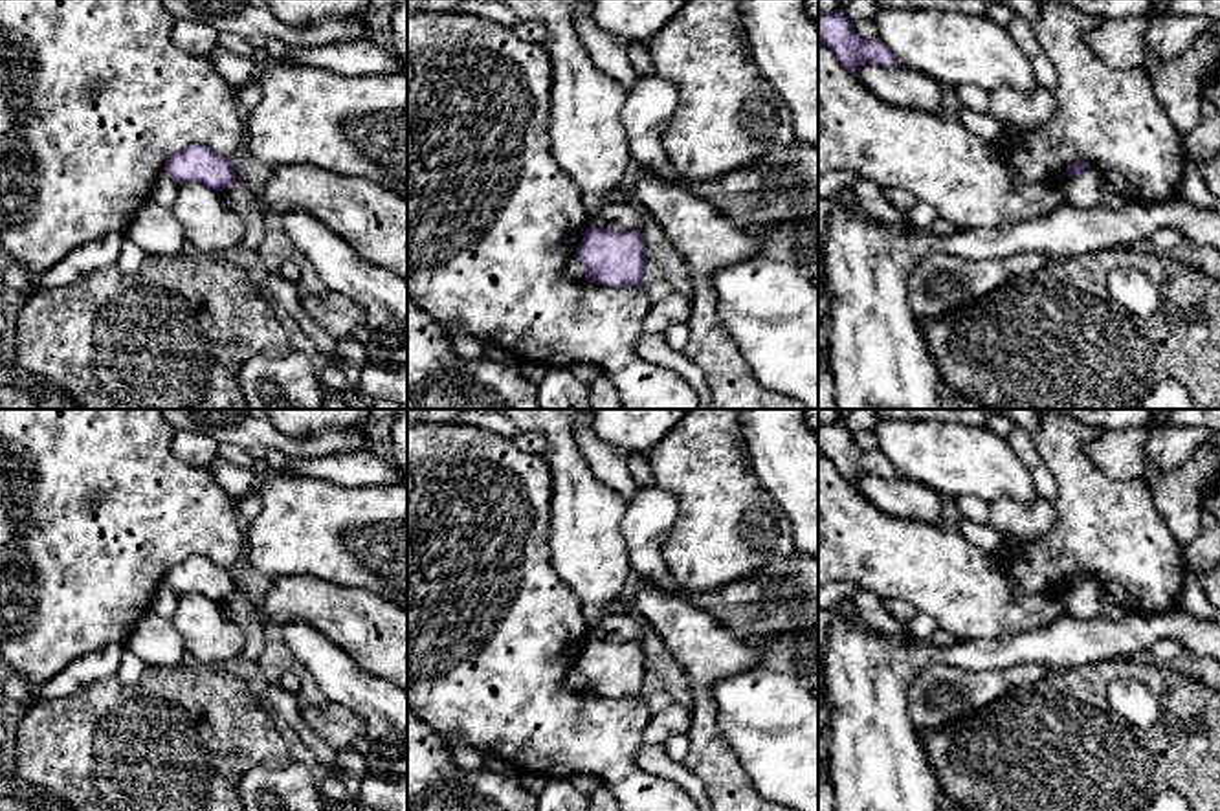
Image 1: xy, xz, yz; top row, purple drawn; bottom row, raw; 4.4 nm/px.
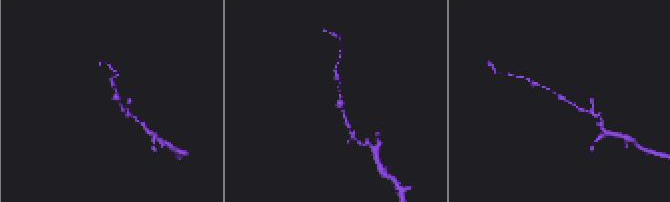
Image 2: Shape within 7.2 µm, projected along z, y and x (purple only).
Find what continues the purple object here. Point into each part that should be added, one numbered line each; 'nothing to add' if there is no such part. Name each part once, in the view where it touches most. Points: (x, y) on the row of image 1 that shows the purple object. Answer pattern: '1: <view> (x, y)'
nothing to add

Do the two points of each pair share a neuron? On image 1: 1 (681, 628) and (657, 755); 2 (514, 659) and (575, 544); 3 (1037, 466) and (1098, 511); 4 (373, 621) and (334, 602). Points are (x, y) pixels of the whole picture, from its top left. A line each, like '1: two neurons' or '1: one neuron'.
1: two neurons
2: two neurons
3: two neurons
4: one neuron

